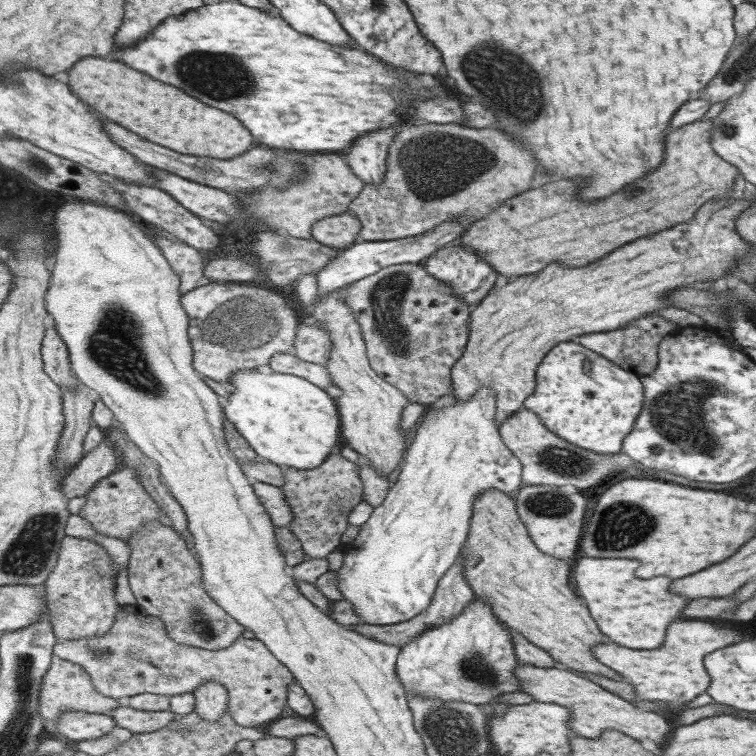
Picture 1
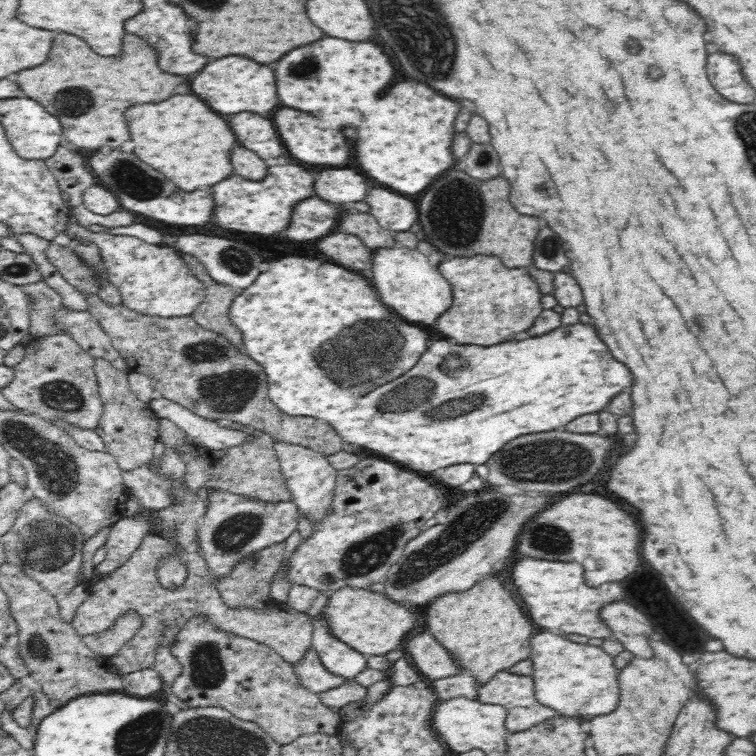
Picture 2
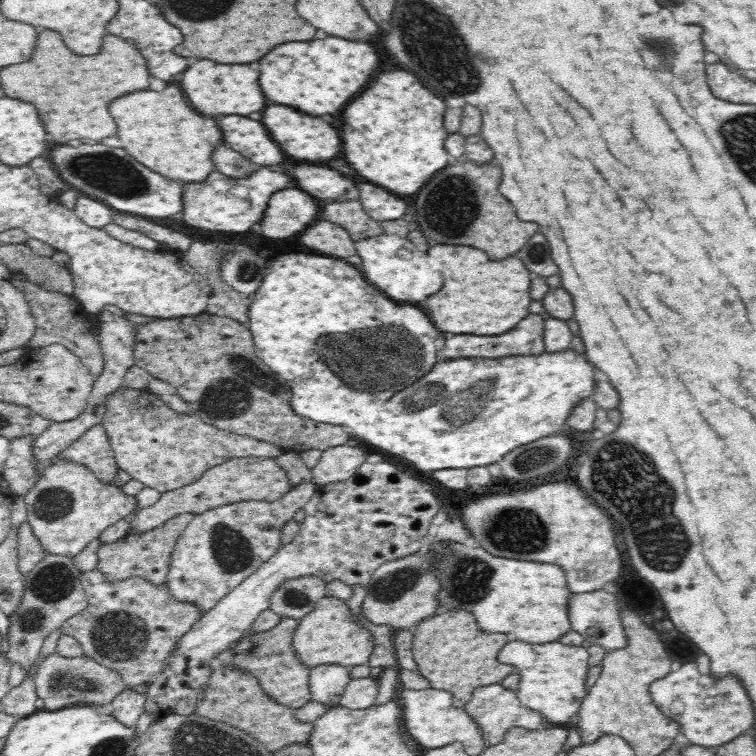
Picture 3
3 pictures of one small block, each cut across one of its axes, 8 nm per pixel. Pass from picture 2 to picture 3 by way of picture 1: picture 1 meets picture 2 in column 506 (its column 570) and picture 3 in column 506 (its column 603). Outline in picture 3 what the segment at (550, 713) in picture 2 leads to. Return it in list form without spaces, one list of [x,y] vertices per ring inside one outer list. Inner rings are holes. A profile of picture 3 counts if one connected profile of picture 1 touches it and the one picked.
[[[490,684],[490,686],[482,686],[478,688],[474,694],[472,694],[472,700],[468,700],[466,706],[462,706],[468,716],[472,716],[472,720],[478,724],[478,728],[482,730],[482,736],[484,740],[488,742],[488,748],[490,746],[496,746],[504,740],[506,732],[512,730],[512,728],[526,728],[526,730],[542,730],[546,728],[546,720],[540,712],[534,712],[532,708],[526,708],[516,690],[508,690],[506,686],[502,684]]]

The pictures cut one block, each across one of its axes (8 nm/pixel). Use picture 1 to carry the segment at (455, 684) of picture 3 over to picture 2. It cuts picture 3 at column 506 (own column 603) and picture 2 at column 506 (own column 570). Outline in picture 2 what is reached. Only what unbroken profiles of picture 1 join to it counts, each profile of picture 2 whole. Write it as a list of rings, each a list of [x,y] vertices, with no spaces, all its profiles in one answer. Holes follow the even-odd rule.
[[[492,576],[488,582],[474,586],[472,590],[464,592],[448,592],[444,596],[438,596],[432,604],[428,604],[428,616],[426,616],[428,632],[440,642],[440,646],[454,656],[456,664],[464,670],[464,674],[470,674],[484,686],[492,676],[496,676],[500,670],[508,670],[520,660],[528,660],[532,654],[528,638],[532,636],[528,630],[532,630],[530,620],[524,616],[524,610],[516,602],[516,598],[510,594],[510,590],[504,586],[500,576]]]

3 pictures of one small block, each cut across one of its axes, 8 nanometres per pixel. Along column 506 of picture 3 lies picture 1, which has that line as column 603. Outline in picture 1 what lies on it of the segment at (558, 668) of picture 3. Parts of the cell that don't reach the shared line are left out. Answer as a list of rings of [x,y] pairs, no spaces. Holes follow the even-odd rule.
[[[675,620],[669,624],[665,632],[665,640],[661,648],[655,650],[629,650],[617,644],[597,644],[593,656],[605,664],[607,668],[615,670],[627,684],[633,686],[635,696],[647,702],[691,702],[697,694],[701,694],[707,684],[709,676],[701,666],[701,658],[717,648],[735,644],[741,640],[741,632],[745,628],[727,622],[711,622],[711,620]]]

